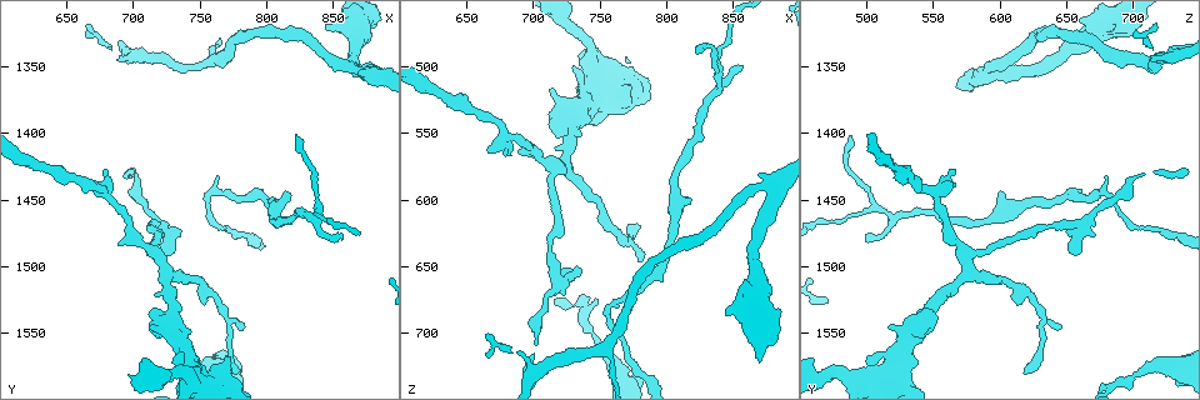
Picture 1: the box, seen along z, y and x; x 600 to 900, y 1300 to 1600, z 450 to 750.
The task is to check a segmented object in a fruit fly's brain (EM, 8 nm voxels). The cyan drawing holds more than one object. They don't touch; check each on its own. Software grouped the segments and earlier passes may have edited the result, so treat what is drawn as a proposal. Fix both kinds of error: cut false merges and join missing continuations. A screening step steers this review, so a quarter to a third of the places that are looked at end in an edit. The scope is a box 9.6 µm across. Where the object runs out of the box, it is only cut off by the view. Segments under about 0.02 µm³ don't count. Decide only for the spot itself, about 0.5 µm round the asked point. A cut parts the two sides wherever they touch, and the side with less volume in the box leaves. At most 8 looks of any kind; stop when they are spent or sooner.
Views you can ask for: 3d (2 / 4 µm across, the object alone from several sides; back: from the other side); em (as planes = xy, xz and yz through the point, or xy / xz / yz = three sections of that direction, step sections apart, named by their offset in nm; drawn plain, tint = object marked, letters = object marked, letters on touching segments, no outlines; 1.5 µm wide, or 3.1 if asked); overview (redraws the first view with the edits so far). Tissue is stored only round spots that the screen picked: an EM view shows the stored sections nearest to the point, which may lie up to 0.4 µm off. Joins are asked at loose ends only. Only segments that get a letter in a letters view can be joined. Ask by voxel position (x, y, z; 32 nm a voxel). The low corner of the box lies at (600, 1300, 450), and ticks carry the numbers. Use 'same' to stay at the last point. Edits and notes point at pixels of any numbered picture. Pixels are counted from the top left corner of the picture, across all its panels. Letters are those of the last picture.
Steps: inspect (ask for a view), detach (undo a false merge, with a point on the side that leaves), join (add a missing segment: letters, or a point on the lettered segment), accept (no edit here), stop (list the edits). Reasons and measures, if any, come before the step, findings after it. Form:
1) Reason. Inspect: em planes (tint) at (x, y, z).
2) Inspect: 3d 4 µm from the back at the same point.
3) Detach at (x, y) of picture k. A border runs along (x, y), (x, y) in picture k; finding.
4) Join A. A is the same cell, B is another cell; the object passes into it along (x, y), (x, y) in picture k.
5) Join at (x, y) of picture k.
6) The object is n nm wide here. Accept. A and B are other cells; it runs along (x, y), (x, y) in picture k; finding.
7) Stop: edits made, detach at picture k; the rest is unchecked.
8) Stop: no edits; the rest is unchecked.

An open end. Inspect: em xy step 4 (letters) at (818, 1446, 600).

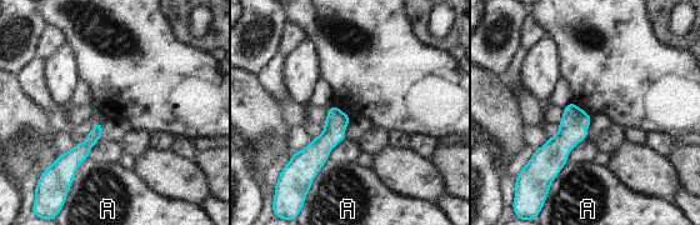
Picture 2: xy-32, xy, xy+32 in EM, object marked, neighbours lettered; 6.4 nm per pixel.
The longest contact is with A, 240 nm. Accept. A is another cell; no lettered segment goes on from it.

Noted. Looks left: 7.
An open end. Inspect: em xz step 8 (tint) at (824, 1404, 490).

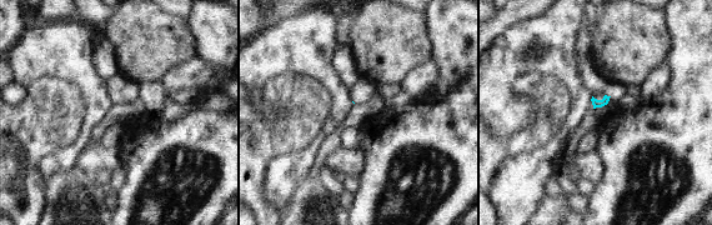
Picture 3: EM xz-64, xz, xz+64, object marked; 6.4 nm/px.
Cut it another way. Inspect: em xy step 4 (letters) at the same point.

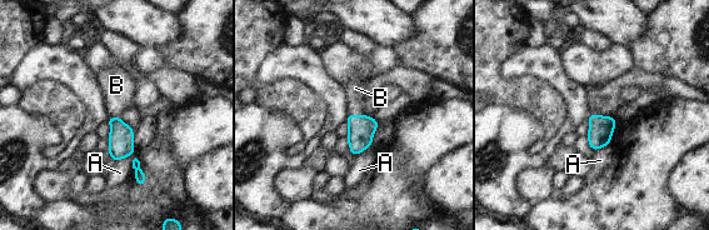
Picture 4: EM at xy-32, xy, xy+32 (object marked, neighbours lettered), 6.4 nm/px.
Join B. B is the same cell, A is another cell; the object passes into it along (120, 139), (114, 118), (116, 85) in picture 4; the neuron continues.

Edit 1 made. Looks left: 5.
Inspect: em xy step 8 (letters) at (778, 1548, 646).

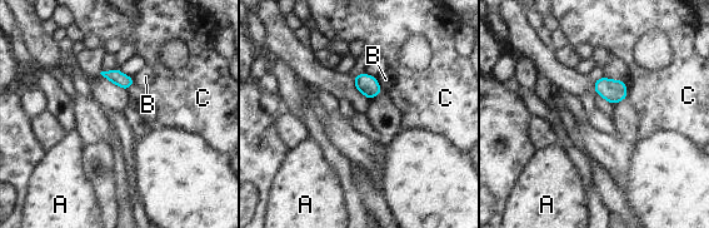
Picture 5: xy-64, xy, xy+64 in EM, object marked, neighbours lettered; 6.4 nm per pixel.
Another direction. Inspect: em xz step 4 (letters) at the same point.

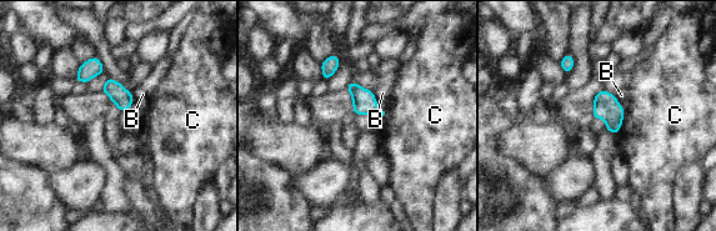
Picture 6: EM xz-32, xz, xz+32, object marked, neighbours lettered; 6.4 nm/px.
Accept. B and C are other cells; no lettered segment goes on from it.

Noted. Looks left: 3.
Stop: edits made, join at picture 4; the rest is unchecked.

